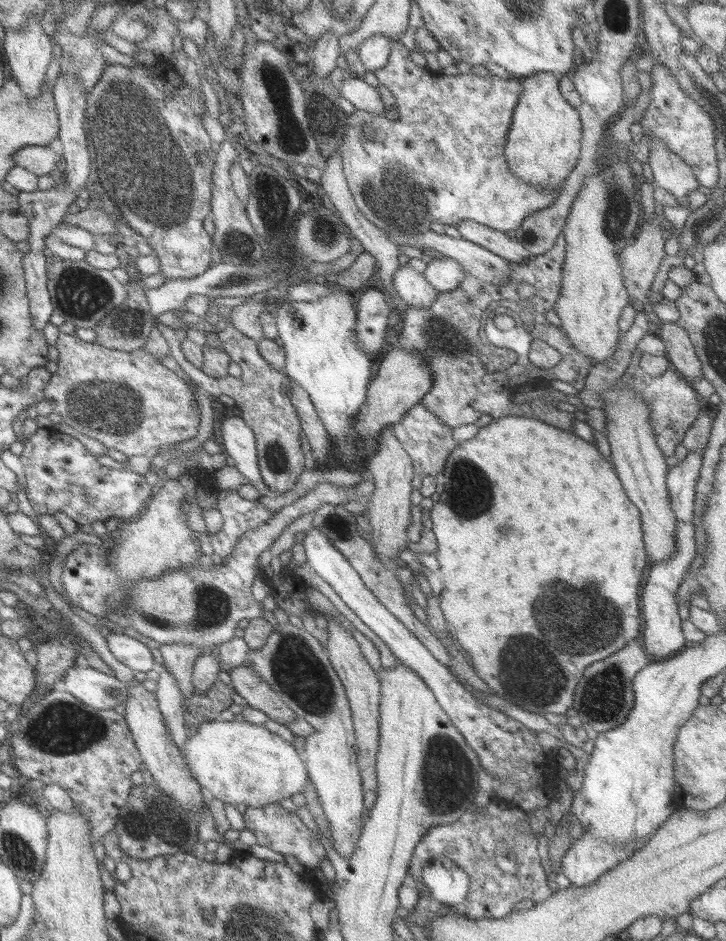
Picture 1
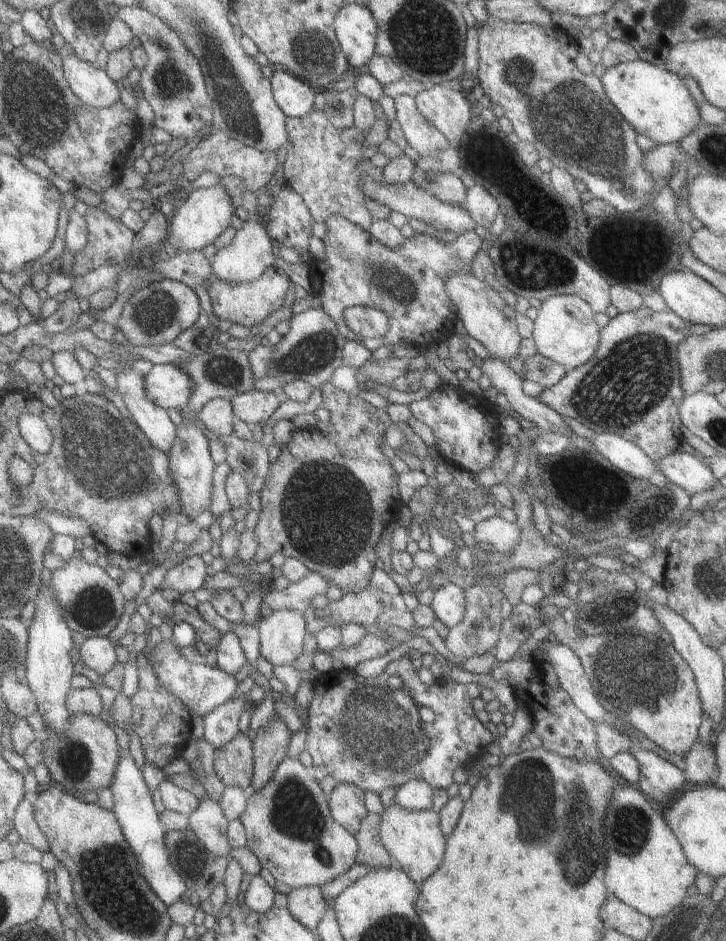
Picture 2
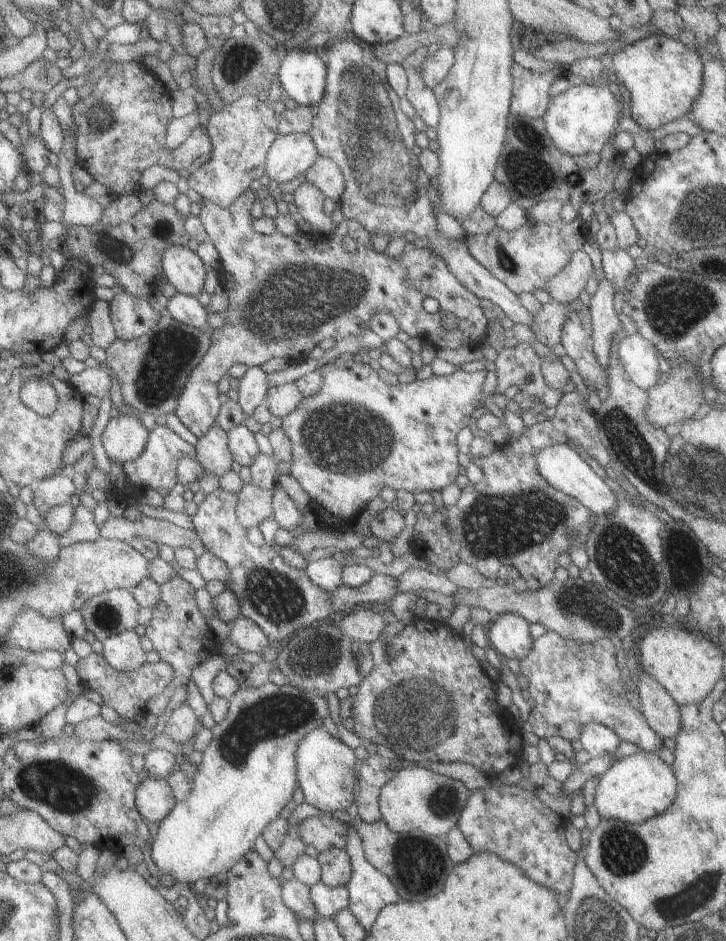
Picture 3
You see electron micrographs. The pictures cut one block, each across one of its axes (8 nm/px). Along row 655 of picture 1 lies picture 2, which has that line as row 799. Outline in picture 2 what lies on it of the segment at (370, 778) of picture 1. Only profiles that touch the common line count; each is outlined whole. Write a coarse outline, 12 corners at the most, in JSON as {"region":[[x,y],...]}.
{"region":[[336,784],[328,795],[332,818],[355,835],[369,813],[364,791]]}

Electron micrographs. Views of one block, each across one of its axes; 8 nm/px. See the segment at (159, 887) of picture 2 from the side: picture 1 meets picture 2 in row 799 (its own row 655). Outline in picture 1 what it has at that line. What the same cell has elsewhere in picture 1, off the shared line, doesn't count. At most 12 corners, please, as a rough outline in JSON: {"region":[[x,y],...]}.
{"region":[[107,632],[110,652],[132,670],[157,668],[151,649],[125,633]]}

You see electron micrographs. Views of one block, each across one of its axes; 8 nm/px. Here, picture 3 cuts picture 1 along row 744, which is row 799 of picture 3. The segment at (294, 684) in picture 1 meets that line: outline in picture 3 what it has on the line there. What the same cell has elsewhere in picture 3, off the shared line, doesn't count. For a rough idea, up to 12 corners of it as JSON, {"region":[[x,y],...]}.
{"region":[[323,726],[296,746],[303,802],[326,814],[355,802],[354,749]]}

